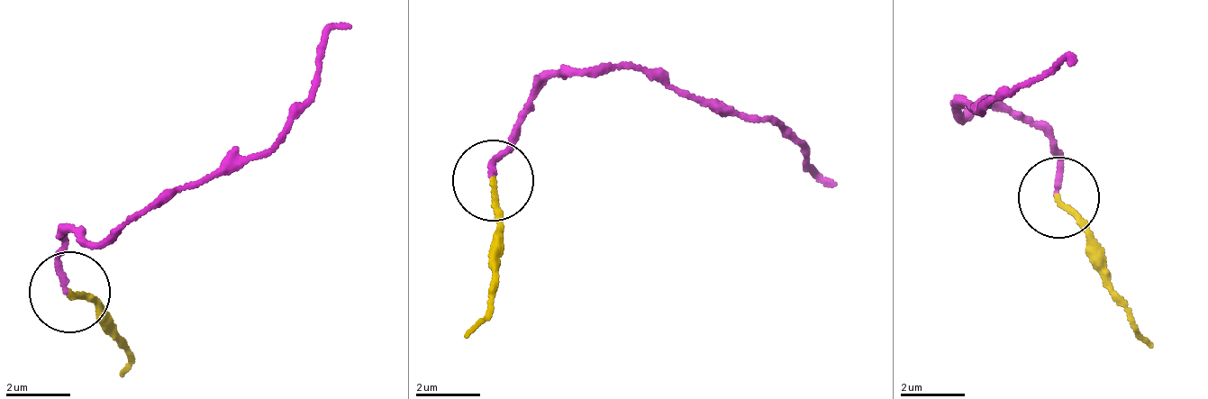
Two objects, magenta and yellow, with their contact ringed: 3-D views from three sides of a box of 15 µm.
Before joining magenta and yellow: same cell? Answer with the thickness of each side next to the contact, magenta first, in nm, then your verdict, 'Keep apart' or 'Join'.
Thickness 160 nm (magenta) against 160 nm. Join

